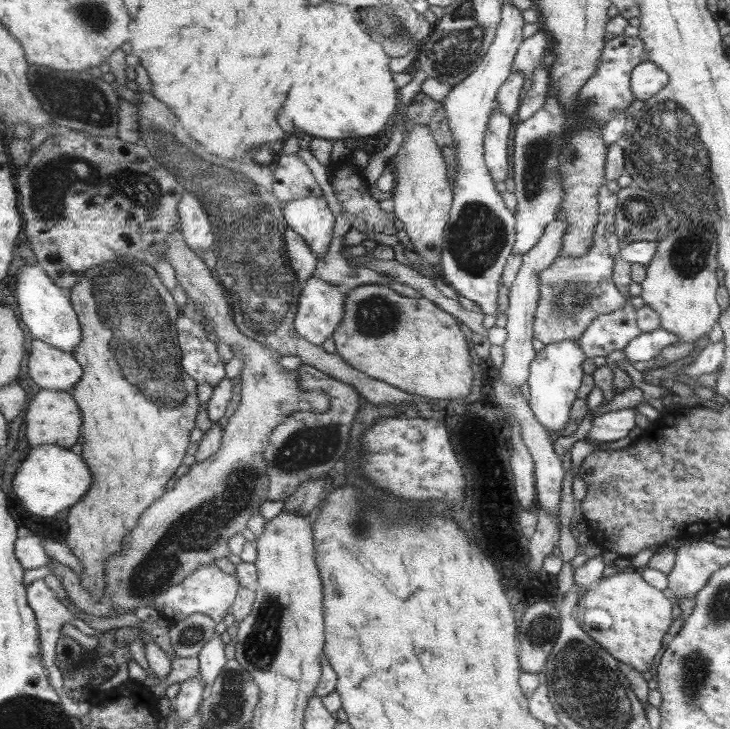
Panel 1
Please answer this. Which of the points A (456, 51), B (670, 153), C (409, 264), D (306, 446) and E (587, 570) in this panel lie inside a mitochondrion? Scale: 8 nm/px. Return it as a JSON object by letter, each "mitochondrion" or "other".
{"A":"mitochondrion","B":"mitochondrion","C":"other","D":"mitochondrion","E":"other"}

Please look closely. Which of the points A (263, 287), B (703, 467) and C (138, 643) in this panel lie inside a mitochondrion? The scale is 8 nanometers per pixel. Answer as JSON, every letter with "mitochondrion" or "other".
{"A":"mitochondrion","B":"mitochondrion","C":"other"}

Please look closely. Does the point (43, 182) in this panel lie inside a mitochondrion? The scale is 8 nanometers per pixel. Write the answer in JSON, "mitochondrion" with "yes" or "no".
{"mitochondrion":"yes"}

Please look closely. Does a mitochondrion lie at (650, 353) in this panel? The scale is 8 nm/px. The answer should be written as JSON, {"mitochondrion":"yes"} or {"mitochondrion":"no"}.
{"mitochondrion":"no"}

